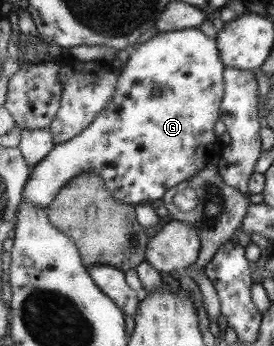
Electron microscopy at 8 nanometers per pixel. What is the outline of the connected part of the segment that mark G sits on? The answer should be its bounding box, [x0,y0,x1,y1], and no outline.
[24,28,227,209]

